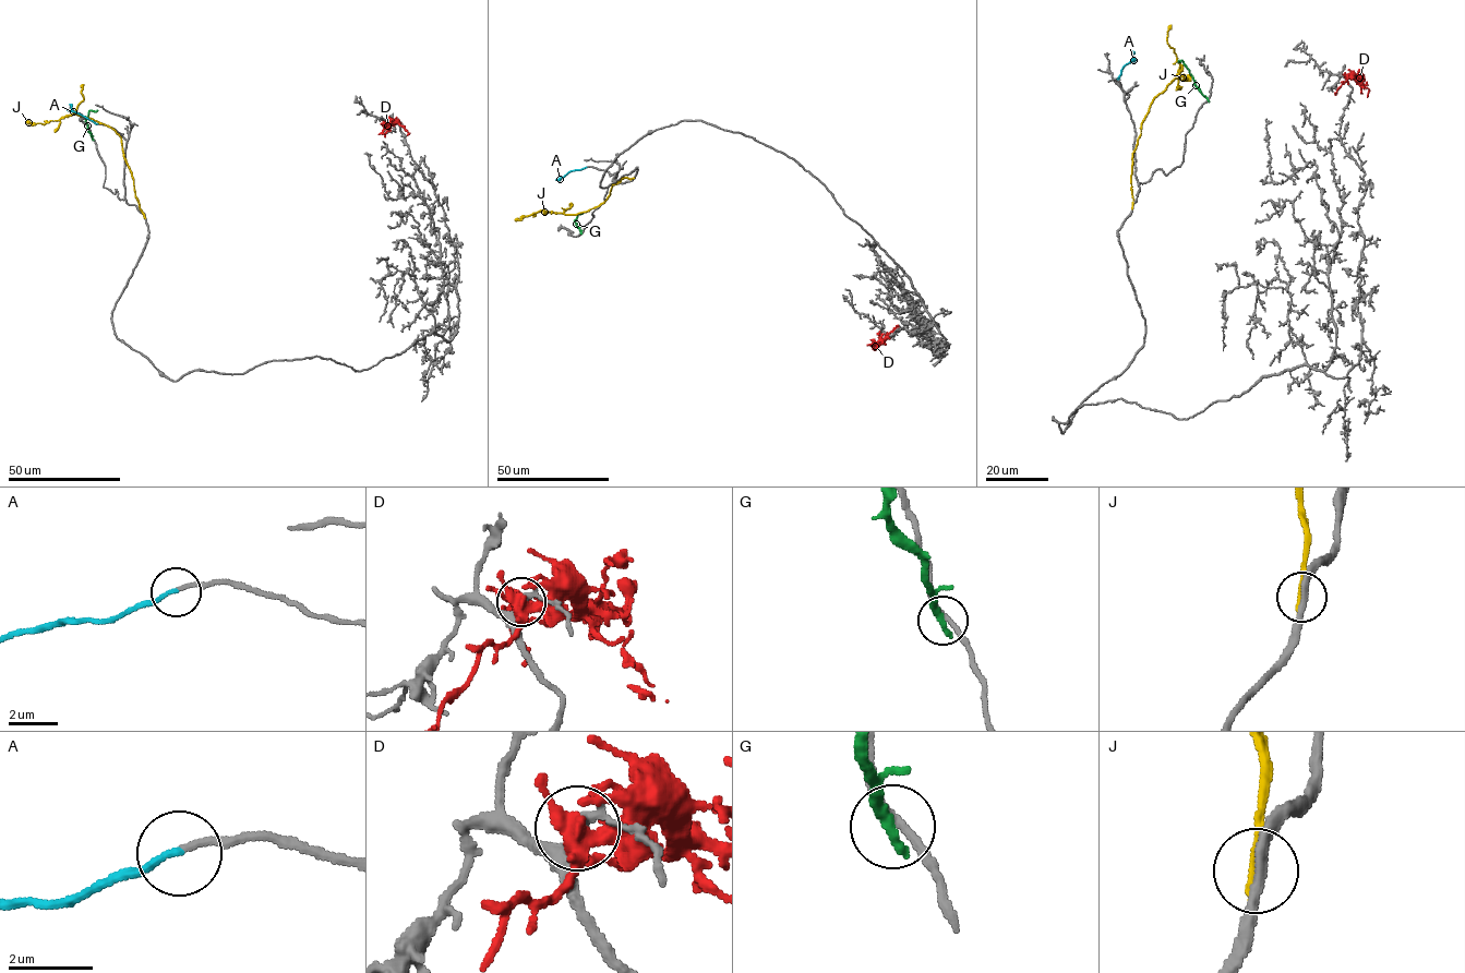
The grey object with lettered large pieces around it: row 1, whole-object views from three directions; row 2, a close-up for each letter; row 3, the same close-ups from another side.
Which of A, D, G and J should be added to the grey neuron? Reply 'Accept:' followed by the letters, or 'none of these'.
Accept: A

